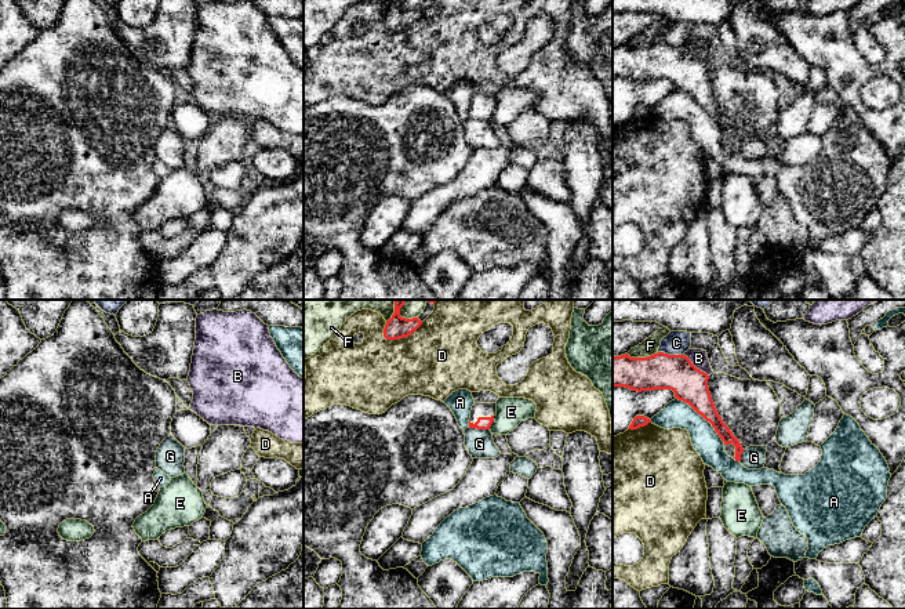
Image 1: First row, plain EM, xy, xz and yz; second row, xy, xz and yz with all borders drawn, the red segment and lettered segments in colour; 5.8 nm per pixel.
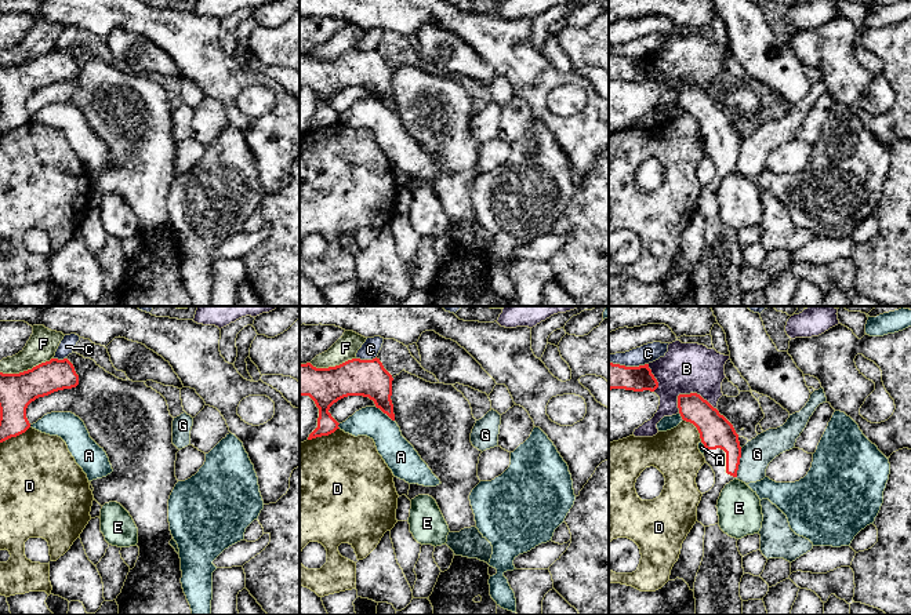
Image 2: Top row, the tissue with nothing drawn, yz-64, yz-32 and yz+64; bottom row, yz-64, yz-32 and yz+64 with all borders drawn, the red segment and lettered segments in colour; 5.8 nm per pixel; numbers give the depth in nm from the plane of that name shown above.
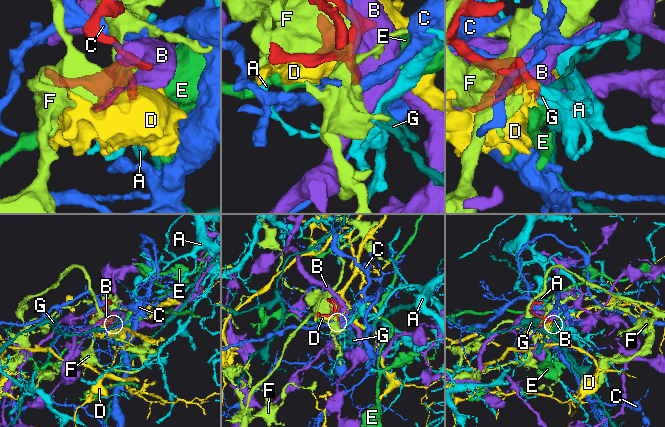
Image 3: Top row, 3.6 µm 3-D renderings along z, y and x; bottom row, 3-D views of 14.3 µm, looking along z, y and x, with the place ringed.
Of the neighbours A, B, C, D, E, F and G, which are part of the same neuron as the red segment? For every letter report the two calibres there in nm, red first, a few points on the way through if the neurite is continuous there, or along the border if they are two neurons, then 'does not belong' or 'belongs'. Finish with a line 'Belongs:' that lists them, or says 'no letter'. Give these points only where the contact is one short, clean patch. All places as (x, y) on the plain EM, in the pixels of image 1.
A: 200 nm thick on the red side, 160 nm on the other; does not belong
B: 200 nm thick on the red side, 100 nm on the other; does not belong
C: 200 nm thick on the red side, 140 nm on the other; does not belong
D: 130 nm thick on the red side, 420 nm on the other; does not belong
E: 80 nm thick on the red side, 170 nm on the other; border along xz (494, 107), (489, 119); does not belong
F: 200 nm thick on the red side, 100 nm on the other; does not belong
G: 80 nm thick on the red side, 160 nm on the other; border along xz (468, 118), (489, 120); does not belong
Belongs: no letter

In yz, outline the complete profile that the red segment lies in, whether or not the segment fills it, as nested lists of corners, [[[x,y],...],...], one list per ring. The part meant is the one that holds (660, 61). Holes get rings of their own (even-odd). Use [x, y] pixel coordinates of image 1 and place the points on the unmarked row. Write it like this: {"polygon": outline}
{"polygon": [[[658,43],[647,48],[630,48],[628,44],[613,47],[613,77],[637,83],[672,80],[676,90],[688,94],[712,115],[724,133],[724,142],[741,152],[744,139],[719,106],[708,70],[709,66],[697,59],[686,46]]]}

